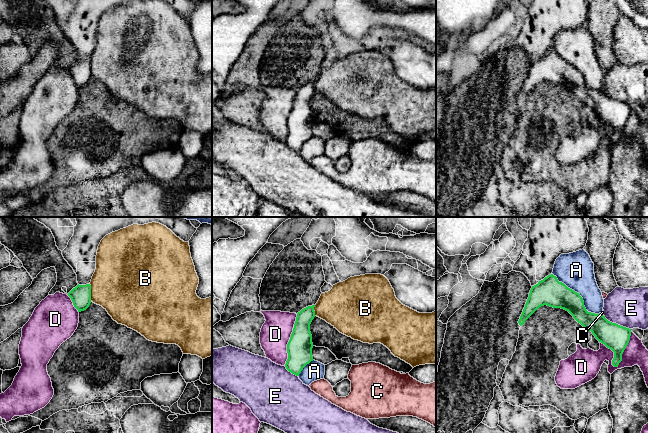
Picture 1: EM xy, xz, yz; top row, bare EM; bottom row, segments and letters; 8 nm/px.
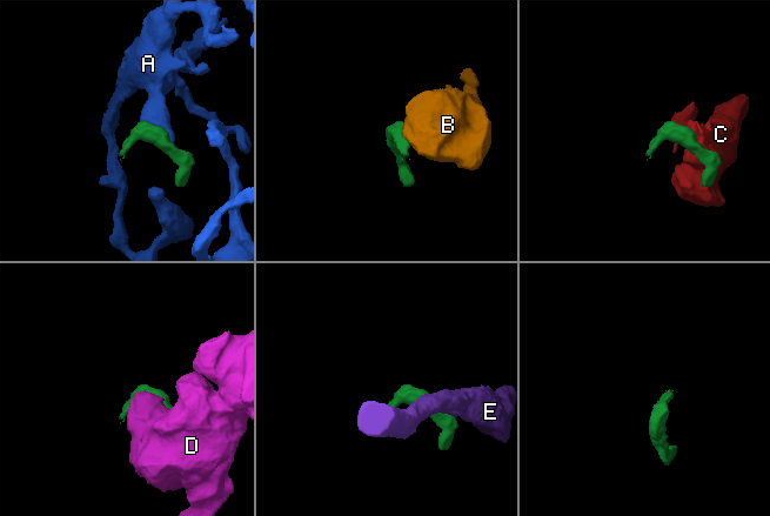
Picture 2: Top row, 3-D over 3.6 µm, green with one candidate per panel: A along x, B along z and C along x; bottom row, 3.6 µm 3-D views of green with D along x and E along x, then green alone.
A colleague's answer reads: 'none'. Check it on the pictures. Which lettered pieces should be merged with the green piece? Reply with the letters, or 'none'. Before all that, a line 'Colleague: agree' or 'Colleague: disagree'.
Colleague: disagree
B

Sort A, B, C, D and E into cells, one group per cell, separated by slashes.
A / B / C / D / E

